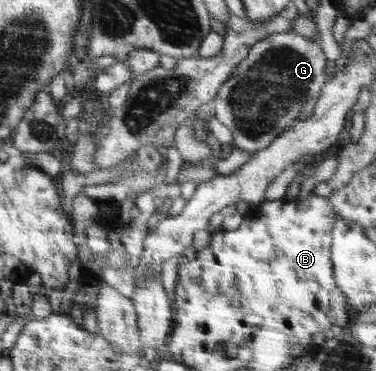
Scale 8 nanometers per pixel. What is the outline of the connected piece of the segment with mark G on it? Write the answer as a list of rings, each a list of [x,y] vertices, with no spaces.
[[[293,31],[269,34],[251,46],[247,56],[237,64],[229,79],[219,88],[219,93],[211,103],[216,111],[216,120],[233,132],[233,147],[254,153],[263,150],[274,138],[290,128],[308,100],[318,99],[323,86],[332,79],[335,66],[335,63],[327,60],[319,42],[309,37]]]

